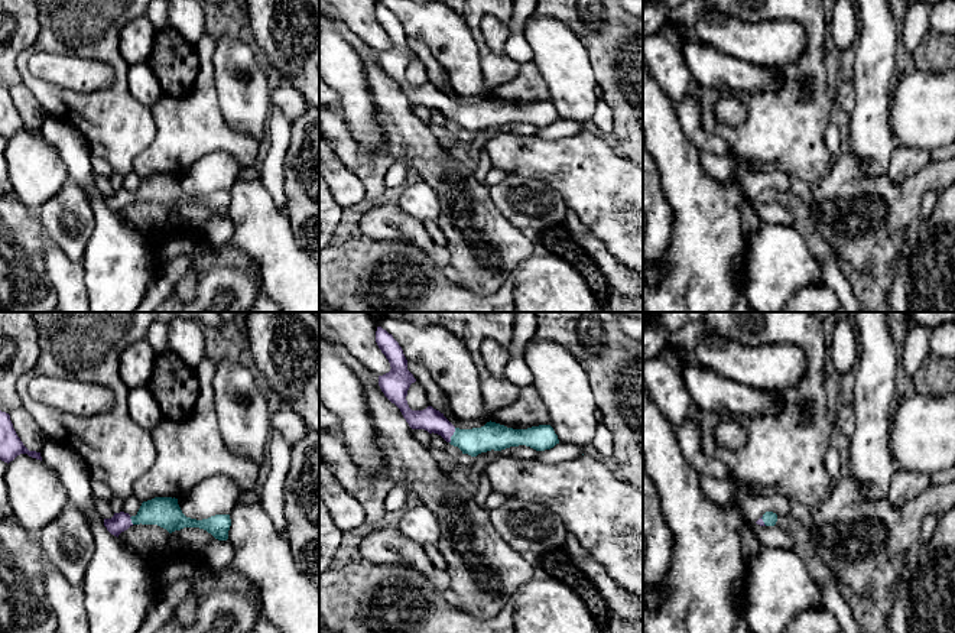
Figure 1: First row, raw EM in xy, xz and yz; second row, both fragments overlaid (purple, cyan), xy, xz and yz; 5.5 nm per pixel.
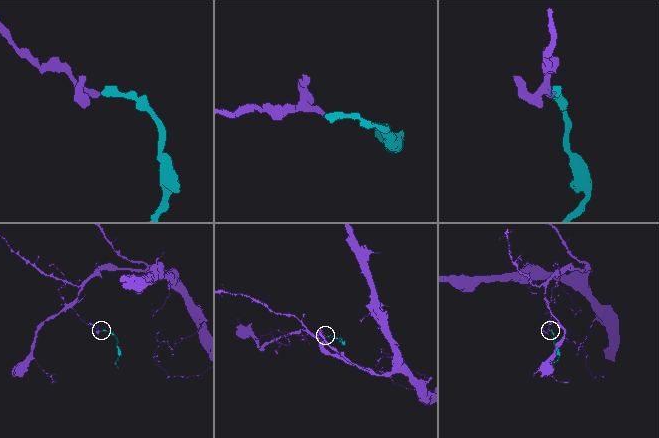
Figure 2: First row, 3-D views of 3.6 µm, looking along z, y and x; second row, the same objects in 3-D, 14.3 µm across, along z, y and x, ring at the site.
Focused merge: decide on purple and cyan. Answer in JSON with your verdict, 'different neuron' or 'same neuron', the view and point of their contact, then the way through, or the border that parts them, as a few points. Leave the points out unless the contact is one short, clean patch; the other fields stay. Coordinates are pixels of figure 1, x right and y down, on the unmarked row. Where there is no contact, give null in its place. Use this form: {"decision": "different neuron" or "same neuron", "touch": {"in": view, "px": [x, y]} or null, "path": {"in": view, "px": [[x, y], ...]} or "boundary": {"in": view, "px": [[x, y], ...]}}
{"decision": "same neuron", "touch": {"in": "xz", "px": [452, 110]}, "path": {"in": "xz", "px": [[429, 96], [452, 110], [491, 112]]}}

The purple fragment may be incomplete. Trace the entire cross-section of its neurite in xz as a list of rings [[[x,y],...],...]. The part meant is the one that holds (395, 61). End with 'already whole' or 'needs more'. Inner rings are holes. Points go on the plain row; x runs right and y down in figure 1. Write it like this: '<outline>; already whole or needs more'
[[[377,3],[376,19],[392,43],[389,49],[379,52],[379,62],[384,72],[400,85],[412,106],[425,106],[429,110],[438,110],[451,121],[458,123],[462,130],[471,133],[491,126],[501,127],[519,121],[545,127],[559,120],[558,111],[550,101],[513,106],[490,97],[481,104],[459,106],[432,82],[423,87],[412,87],[406,72],[416,55],[407,46],[407,36],[402,23],[381,3]]]; needs more

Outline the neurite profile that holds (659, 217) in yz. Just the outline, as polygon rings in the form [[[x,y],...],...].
[[[643,137],[643,215],[646,237],[643,251],[647,257],[649,280],[654,280],[654,270],[670,246],[673,211],[663,194],[660,173],[649,155]]]

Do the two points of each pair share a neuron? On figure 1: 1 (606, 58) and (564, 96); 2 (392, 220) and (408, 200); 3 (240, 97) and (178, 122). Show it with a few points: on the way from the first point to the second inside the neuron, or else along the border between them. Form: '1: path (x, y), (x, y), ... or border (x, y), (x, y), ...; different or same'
1: border (578, 38), (585, 48), (597, 84); different
2: border (396, 204), (422, 223); different
3: border (214, 72), (218, 107), (227, 122), (240, 133); different

